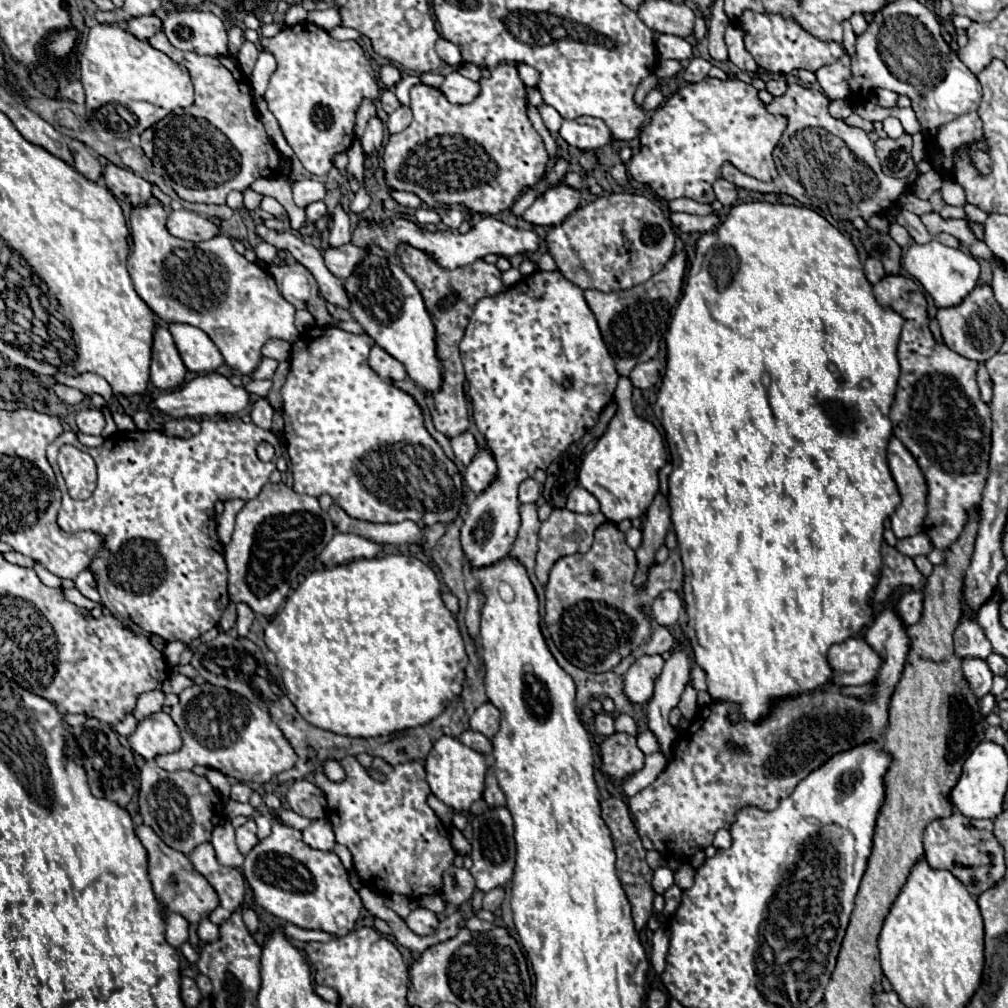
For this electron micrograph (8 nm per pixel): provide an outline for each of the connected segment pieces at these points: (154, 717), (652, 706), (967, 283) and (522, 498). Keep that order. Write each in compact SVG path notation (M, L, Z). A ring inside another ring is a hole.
M157 712L143 718L137 724L137 730L127 736L127 746L133 752L141 754L145 760L153 760L159 754L169 754L179 750L181 738L169 714Z
M679 644L679 648L665 662L665 668L655 682L655 690L647 706L649 730L655 734L659 742L659 752L665 758L671 758L673 748L677 744L677 730L669 722L669 712L679 704L679 698L687 682L689 682L689 658L683 644Z
M929 242L929 244L913 244L907 254L903 256L903 266L905 270L921 282L921 286L927 290L927 294L933 298L937 308L949 308L949 306L957 306L965 300L965 296L969 296L973 292L973 288L977 286L979 280L979 264L973 256L969 256L967 252L943 246L939 242Z
M527 478L521 482L521 486L519 486L519 502L521 504L537 502L539 496L541 496L541 486L533 478Z

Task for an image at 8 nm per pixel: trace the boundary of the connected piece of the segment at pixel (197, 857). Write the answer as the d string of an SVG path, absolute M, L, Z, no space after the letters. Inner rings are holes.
M209 842L199 844L191 854L191 862L199 862L199 874L213 886L219 896L219 906L209 914L209 920L219 924L241 908L245 896L245 878L237 868L221 866L215 858L215 850Z

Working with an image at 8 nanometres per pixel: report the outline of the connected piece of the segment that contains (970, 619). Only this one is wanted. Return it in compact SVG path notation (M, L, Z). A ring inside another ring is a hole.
M963 600L961 620L959 620L959 626L953 634L953 640L955 640L955 652L959 654L959 658L965 658L965 656L987 658L993 650L983 628L979 626L975 614L967 608L965 600Z

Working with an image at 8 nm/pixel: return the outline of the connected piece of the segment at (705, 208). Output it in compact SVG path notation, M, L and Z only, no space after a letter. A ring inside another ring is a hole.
M691 198L671 200L669 202L669 208L671 208L671 212L687 212L687 214L697 214L697 216L705 216L705 214L711 214L713 212L713 208L709 204L695 202Z

